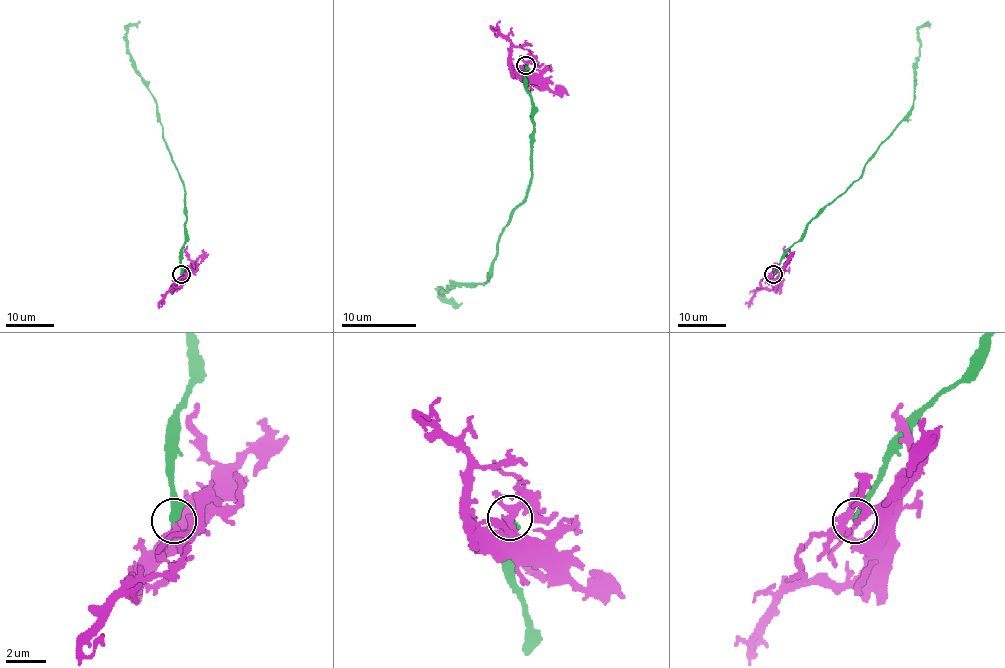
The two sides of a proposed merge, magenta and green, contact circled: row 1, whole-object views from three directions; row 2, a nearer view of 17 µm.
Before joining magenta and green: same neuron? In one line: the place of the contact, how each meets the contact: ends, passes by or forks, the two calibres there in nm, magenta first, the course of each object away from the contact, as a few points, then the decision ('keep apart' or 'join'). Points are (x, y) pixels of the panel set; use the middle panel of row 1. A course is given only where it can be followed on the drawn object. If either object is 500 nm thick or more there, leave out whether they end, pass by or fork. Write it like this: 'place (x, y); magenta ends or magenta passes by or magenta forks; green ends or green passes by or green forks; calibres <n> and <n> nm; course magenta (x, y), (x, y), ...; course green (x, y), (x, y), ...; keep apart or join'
place (526, 65); magenta forks; green ends; calibres 240 and 440 nm; course magenta (525, 66), (516, 69), (508, 60), (510, 41), (495, 27), (490, 27); course green (525, 66), (533, 177), (499, 237), (484, 283), (456, 283), (442, 292), (462, 302); keep apart

